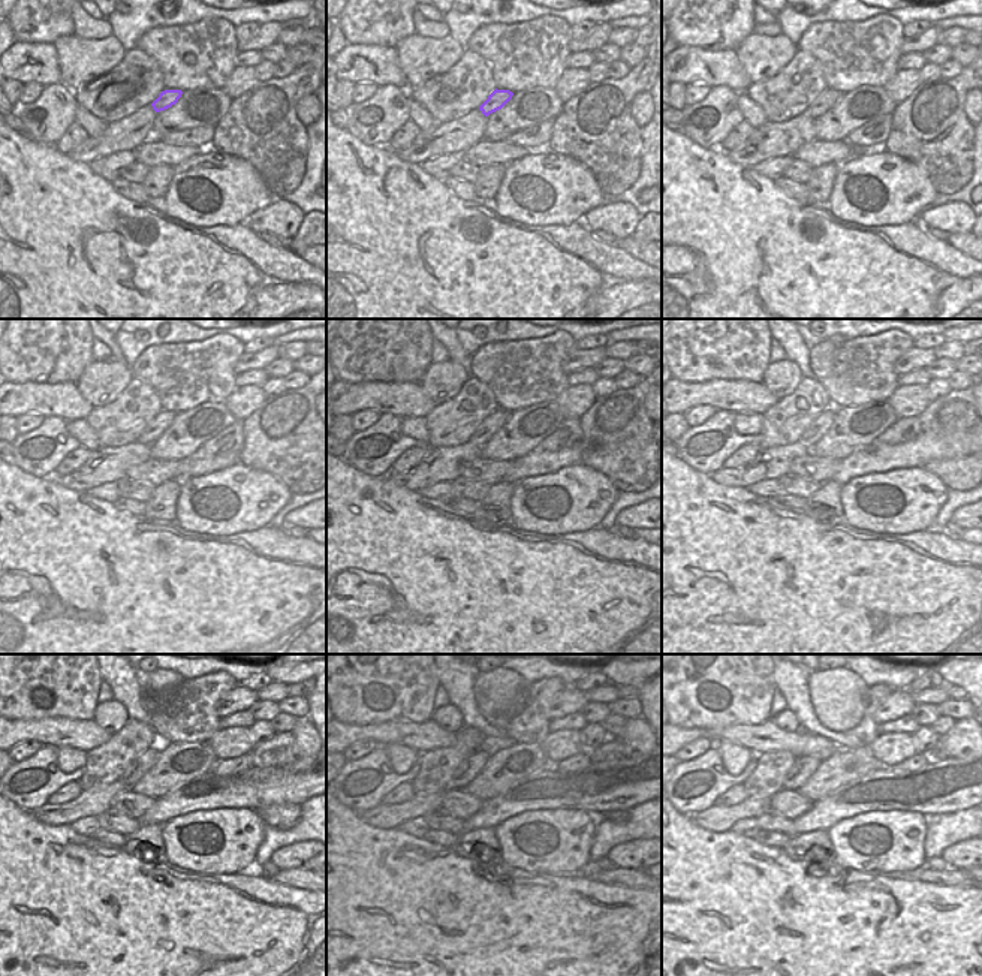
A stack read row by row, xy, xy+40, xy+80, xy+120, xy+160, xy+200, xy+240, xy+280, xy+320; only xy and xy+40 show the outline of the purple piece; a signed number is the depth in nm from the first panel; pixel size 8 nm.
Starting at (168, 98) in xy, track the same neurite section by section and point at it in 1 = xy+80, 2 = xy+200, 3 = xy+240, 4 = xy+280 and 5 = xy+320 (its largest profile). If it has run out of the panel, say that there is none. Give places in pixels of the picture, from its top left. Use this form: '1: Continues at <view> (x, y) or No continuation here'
1: Continues at xy+80 (828, 98)
2: Continues at xy+200 (821, 425)
3: Continues at xy+240 (148, 758)
4: Continues at xy+280 (467, 771)
5: Continues at xy+320 (804, 767).

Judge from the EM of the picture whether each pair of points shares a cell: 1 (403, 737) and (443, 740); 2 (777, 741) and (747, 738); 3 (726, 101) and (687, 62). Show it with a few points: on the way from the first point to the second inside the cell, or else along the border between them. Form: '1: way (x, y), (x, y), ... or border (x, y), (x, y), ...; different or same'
1: way (413, 737), (433, 737); same
2: way (770, 741), (755, 738); same
3: border (713, 86), (728, 86), (738, 93); different

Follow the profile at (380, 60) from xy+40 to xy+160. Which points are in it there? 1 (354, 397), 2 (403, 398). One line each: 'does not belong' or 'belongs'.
1: belongs
2: belongs

